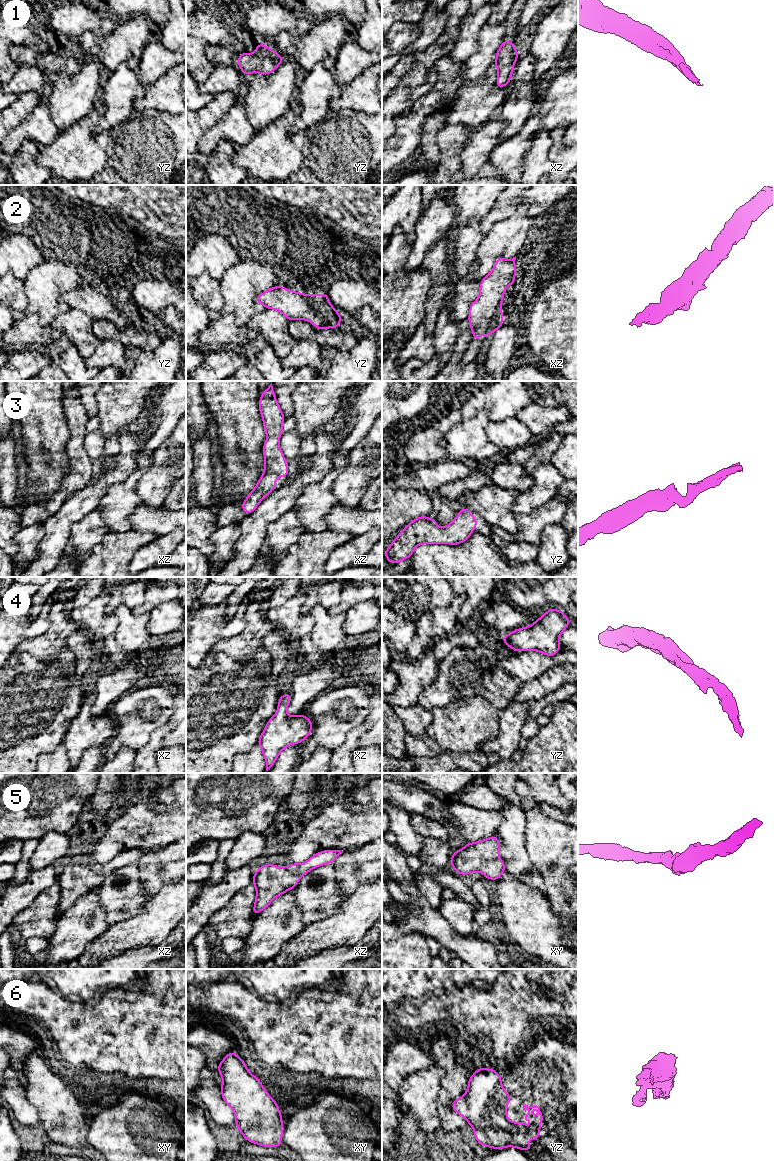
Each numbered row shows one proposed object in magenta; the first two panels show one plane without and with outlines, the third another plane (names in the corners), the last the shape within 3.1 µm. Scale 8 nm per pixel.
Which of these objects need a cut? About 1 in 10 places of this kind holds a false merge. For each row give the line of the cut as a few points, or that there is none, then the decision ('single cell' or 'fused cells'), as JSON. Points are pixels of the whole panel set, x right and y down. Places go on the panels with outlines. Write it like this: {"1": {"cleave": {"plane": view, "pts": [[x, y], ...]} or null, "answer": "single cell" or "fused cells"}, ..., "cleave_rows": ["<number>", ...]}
{"1": {"cleave": null, "answer": "single cell"}, "2": {"cleave": null, "answer": "single cell"}, "3": {"cleave": null, "answer": "single cell"}, "4": {"cleave": null, "answer": "single cell"}, "5": {"cleave": null, "answer": "single cell"}, "6": {"cleave": null, "answer": "single cell"}, "cleave_rows": []}

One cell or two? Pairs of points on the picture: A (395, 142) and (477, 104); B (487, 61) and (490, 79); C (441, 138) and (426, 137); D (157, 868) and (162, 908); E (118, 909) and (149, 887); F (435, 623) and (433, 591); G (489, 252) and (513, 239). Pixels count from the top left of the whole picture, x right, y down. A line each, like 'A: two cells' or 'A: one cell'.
A: two cells
B: two cells
C: two cells
D: two cells
E: two cells
F: two cells
G: one cell

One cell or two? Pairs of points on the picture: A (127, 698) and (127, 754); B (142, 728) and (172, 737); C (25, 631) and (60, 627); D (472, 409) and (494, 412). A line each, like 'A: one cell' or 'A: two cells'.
A: two cells
B: two cells
C: two cells
D: one cell

